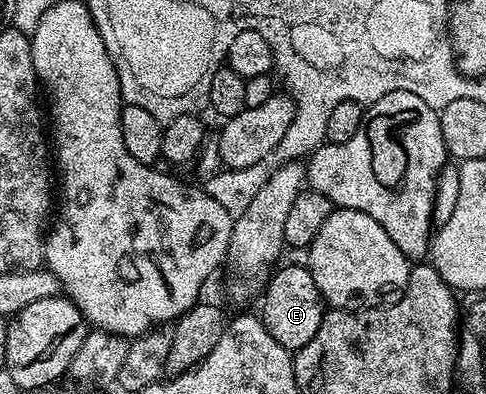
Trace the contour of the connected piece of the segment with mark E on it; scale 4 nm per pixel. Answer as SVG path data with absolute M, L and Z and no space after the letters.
M308 265L285 266L277 275L275 274L264 283L265 299L261 302L259 317L267 332L275 336L275 340L283 344L285 350L296 352L311 344L311 340L315 340L315 332L319 332L319 324L323 320L327 306L319 288L315 288L315 280Z

